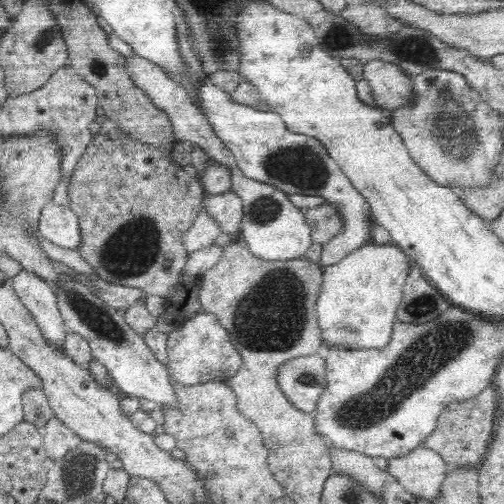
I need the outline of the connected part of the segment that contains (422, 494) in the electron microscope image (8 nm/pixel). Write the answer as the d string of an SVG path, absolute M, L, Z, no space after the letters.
M424 446L416 448L404 458L390 458L387 470L406 492L434 503L440 498L442 482L450 472L445 460Z

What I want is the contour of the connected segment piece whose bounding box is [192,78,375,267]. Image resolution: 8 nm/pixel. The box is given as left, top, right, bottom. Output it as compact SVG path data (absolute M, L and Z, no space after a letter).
M210 78L200 83L196 91L199 98L192 99L193 103L214 127L216 135L233 152L240 170L251 179L251 182L258 180L279 188L288 195L294 193L319 196L338 209L343 218L342 232L323 245L318 264L322 267L336 264L356 248L373 242L370 230L375 222L366 197L354 188L351 181L342 173L338 163L329 155L327 148L318 139L290 132L276 112L261 111L234 103L229 93L210 83Z

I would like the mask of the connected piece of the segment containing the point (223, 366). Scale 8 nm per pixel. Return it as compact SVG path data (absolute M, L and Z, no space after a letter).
M200 312L181 326L175 328L167 338L168 362L172 379L182 386L194 386L210 380L227 382L243 366L242 357L231 343L228 333L214 314Z

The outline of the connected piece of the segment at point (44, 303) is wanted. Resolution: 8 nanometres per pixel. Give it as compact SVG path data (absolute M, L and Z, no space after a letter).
M24 268L13 276L13 287L22 304L34 317L44 338L54 348L63 350L68 329L58 309L53 287Z

